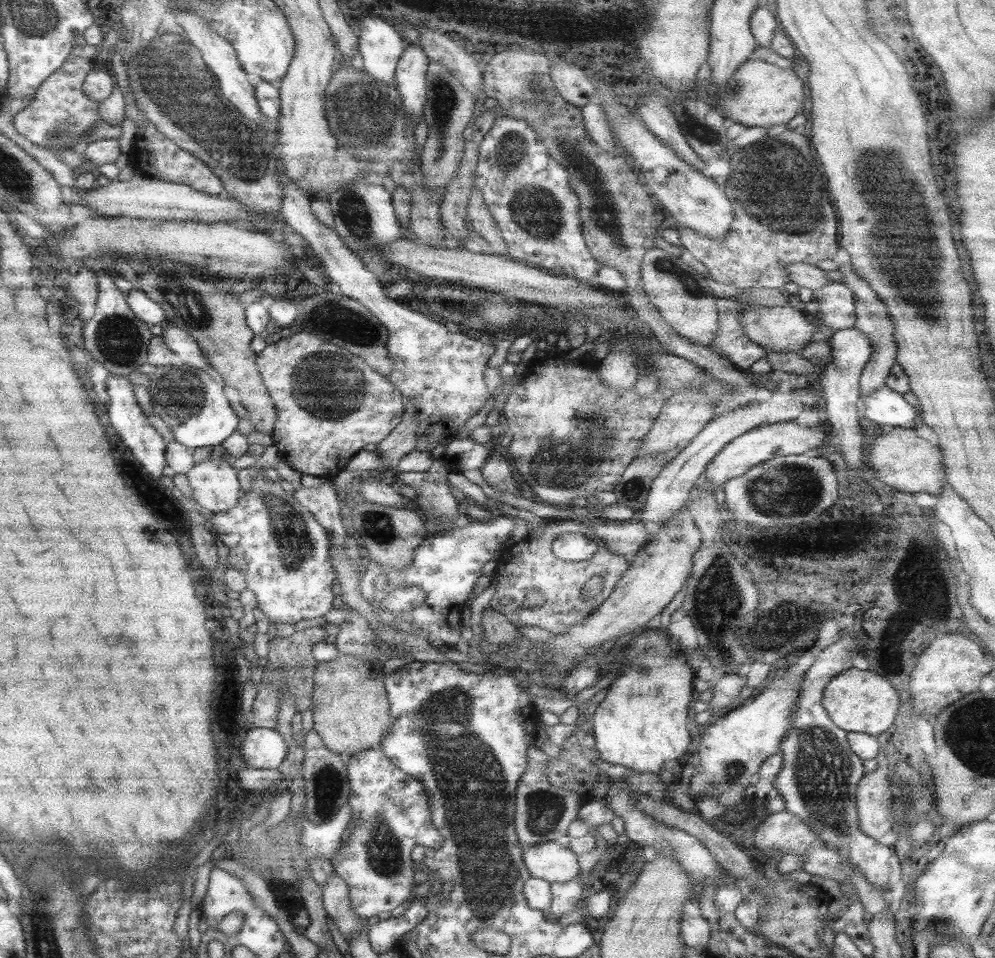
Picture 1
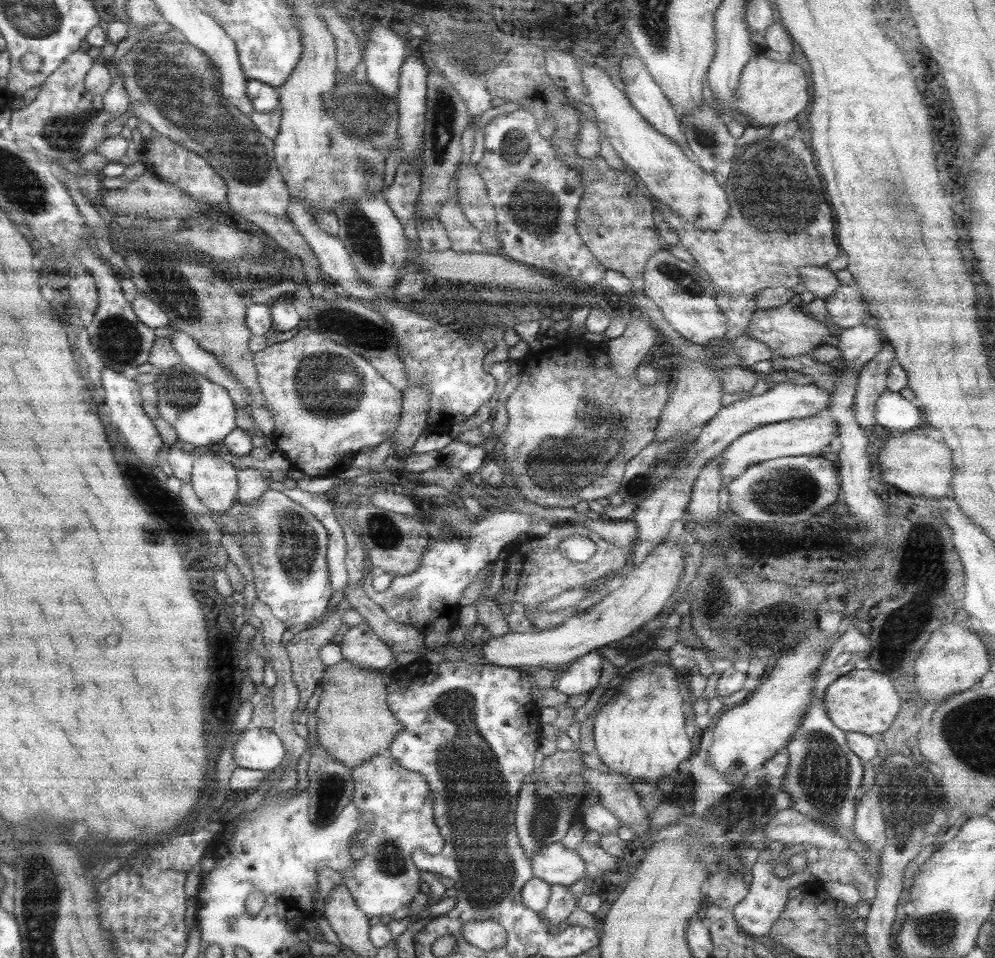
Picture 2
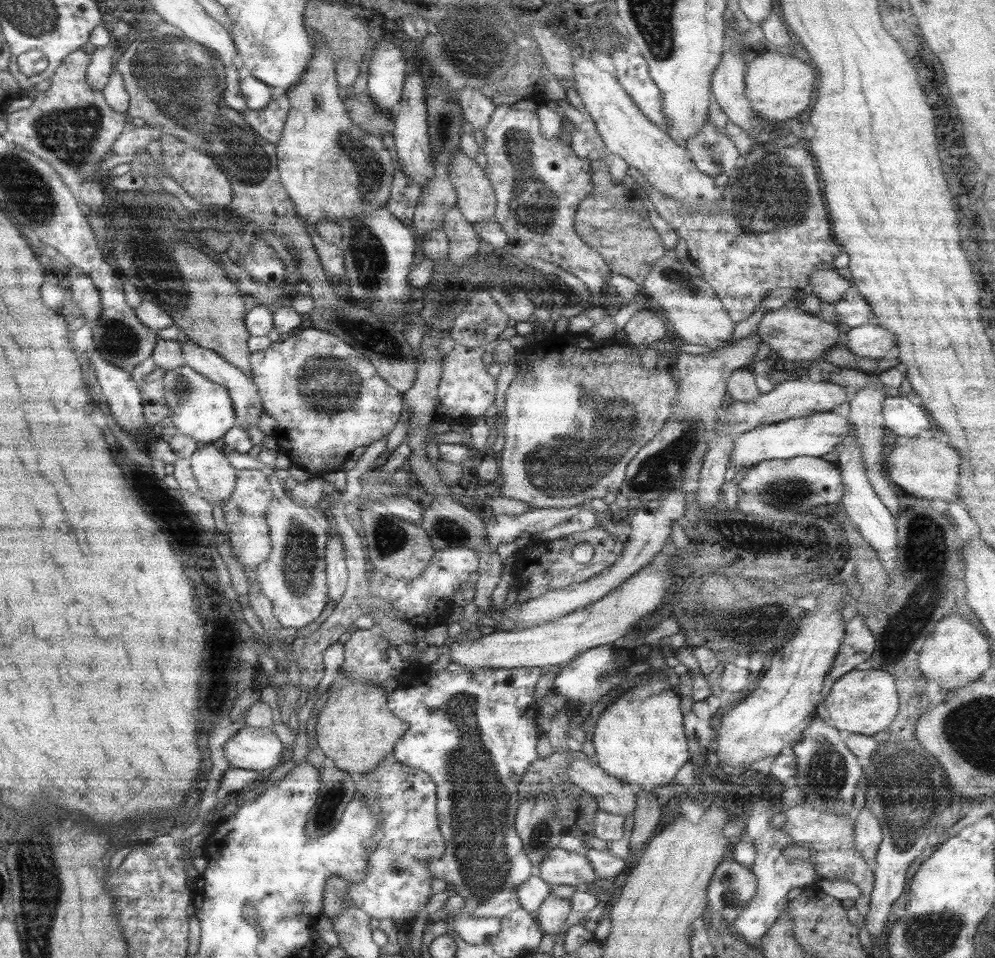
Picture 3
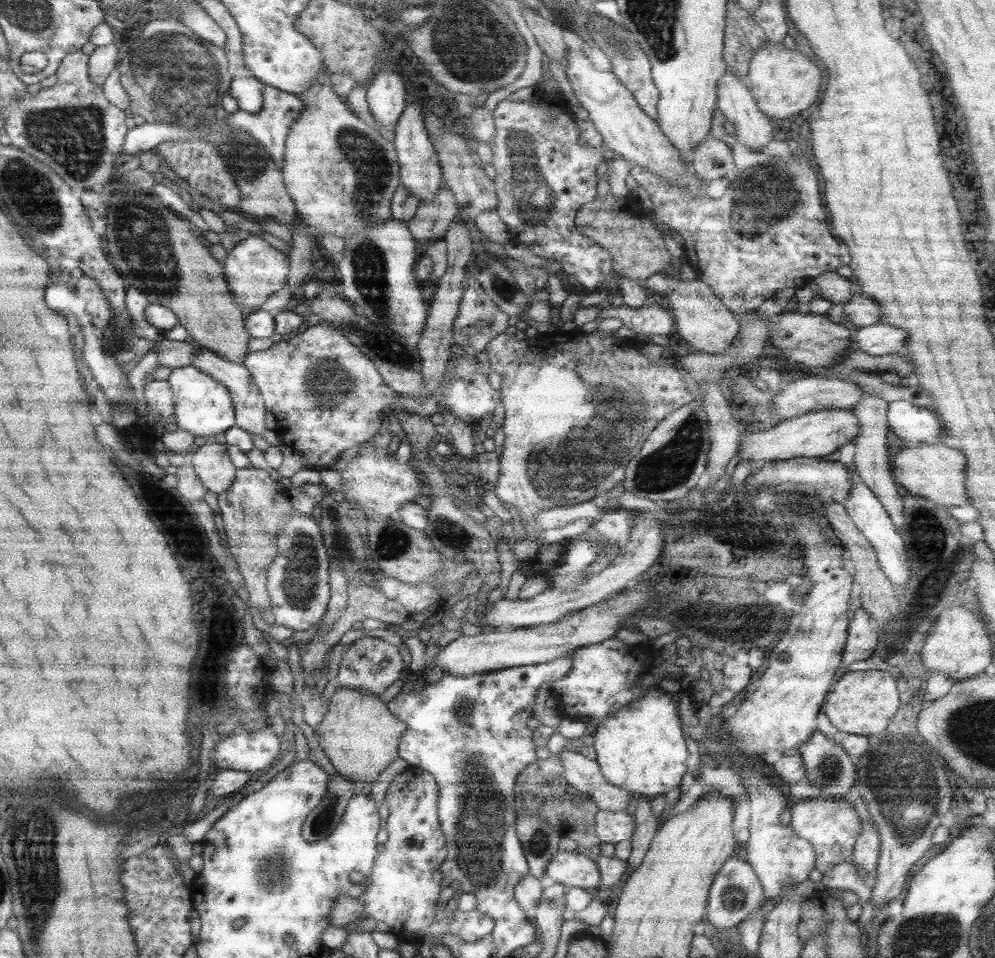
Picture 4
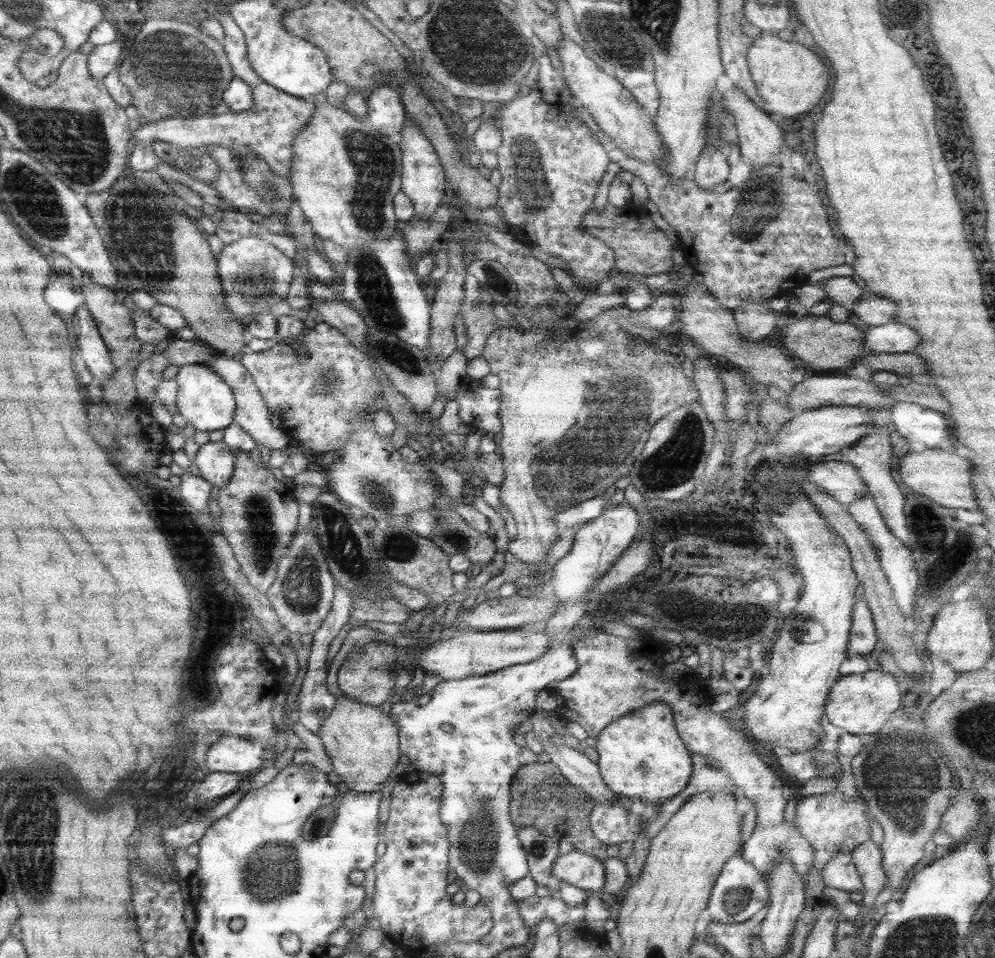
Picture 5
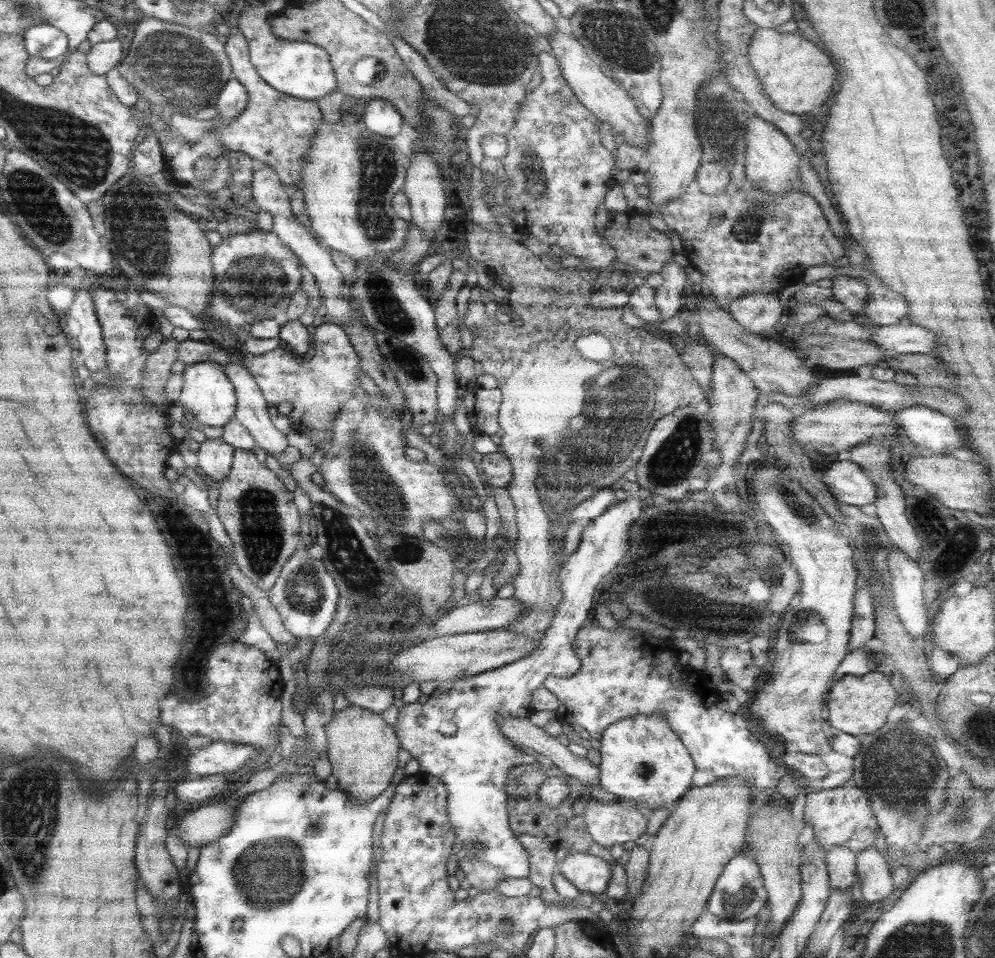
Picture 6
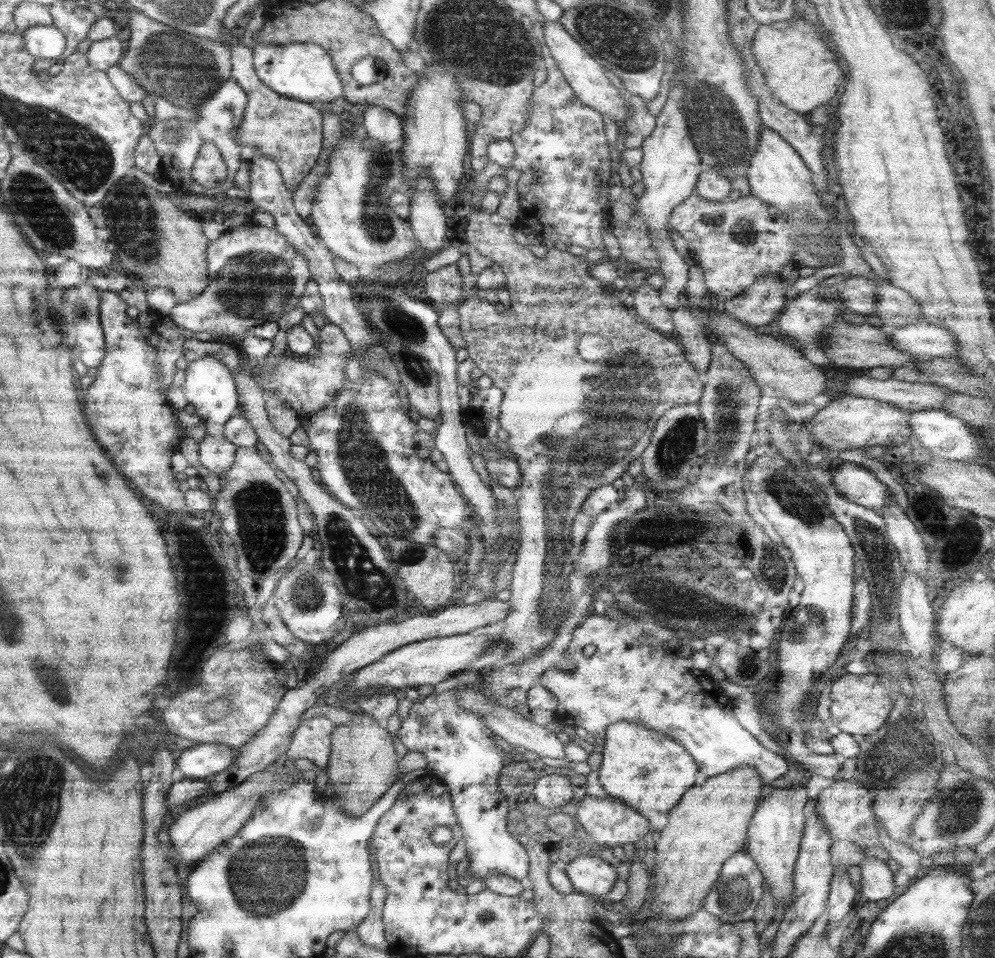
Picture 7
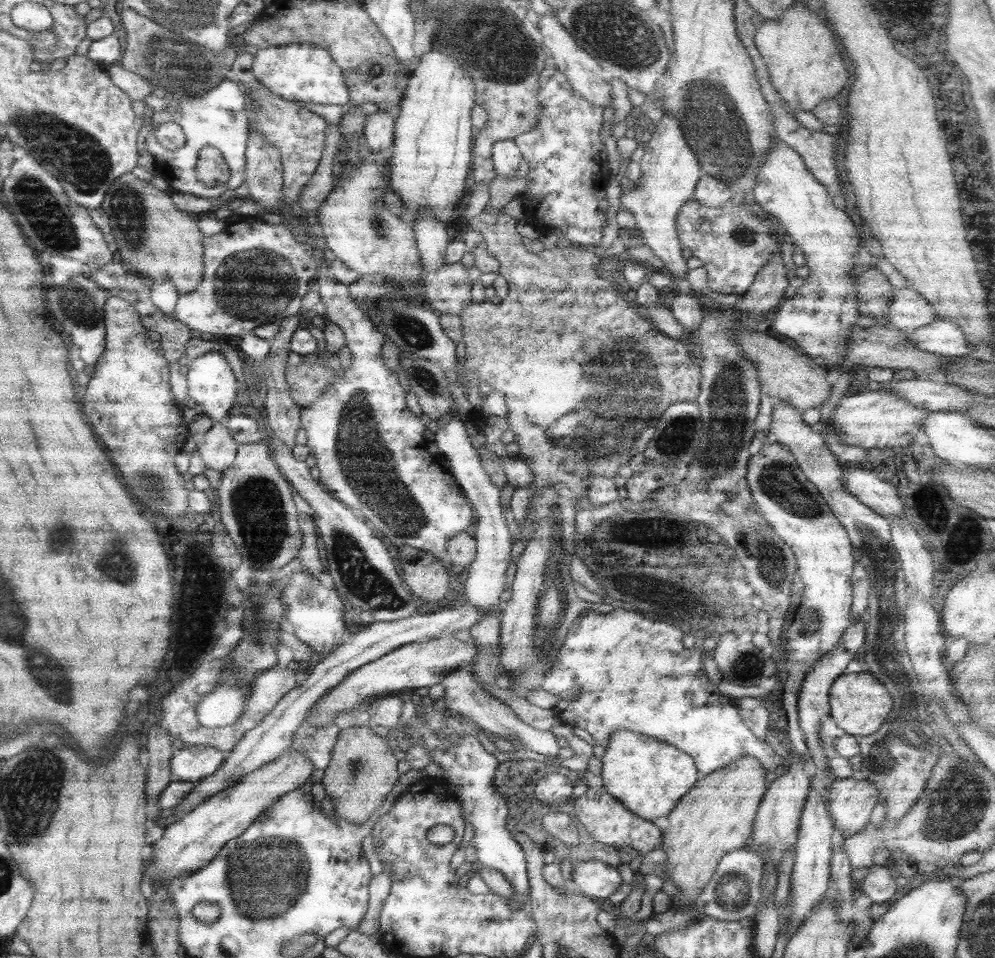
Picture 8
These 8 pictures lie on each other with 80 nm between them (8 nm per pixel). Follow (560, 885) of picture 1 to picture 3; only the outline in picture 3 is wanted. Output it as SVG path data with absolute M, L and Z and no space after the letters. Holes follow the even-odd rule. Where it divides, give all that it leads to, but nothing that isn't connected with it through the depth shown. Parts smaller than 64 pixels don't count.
M549 893L543 899L539 908L535 912L532 912L532 915L542 930L542 934L553 935L555 938L571 911L572 908L567 899L562 899Z

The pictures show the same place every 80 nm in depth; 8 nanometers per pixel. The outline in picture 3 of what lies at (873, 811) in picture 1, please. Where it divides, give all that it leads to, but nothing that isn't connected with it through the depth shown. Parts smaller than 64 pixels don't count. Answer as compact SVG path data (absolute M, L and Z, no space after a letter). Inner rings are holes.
M863 807L860 811L853 813L852 823L852 841L853 848L864 858L872 858L882 839L879 826L879 819L873 816L873 813Z

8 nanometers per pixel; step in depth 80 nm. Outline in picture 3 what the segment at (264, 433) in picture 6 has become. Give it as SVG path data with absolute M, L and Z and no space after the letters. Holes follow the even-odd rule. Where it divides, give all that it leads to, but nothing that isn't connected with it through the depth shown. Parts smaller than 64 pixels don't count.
M183 336L177 341L182 352L183 364L185 366L191 368L193 372L199 373L203 378L206 378L215 384L220 384L227 390L233 405L236 425L241 426L241 428L243 428L244 424L256 426L258 416L263 412L258 390L252 383L251 378L247 378L247 376L245 376L238 368L231 366L216 352L201 348L199 345L193 344L193 342Z

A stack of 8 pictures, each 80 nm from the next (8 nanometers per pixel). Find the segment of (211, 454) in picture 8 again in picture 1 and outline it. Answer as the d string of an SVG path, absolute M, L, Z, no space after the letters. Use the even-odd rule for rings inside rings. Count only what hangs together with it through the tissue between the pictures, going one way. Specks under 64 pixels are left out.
M224 458L194 464L185 475L190 498L212 514L233 508L241 494L236 470Z

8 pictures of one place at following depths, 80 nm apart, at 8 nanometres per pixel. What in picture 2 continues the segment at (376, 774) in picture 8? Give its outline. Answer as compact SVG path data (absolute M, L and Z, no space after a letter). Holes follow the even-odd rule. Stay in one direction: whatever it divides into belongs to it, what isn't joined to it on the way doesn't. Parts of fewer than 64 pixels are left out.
M345 660L325 667L320 679L321 694L315 709L316 742L328 755L348 769L358 767L387 749L401 732L401 725L386 704L386 679Z

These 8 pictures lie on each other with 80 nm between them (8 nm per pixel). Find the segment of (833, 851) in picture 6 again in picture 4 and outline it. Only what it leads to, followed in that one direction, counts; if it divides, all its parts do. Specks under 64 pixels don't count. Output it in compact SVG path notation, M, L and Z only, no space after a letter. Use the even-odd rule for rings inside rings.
M840 862L831 870L822 873L821 881L823 887L829 887L841 891L850 890L857 896L859 906L863 906L866 900L870 900L871 886L857 873L855 865L851 862Z

